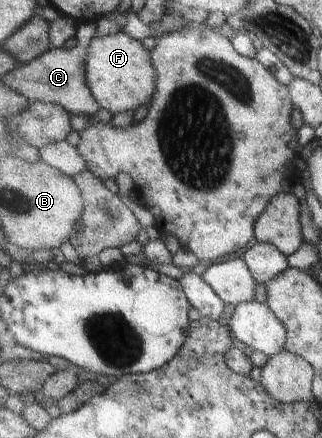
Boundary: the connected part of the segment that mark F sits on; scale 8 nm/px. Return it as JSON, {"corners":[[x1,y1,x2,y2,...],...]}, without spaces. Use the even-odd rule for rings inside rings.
{"corners":[[121,30,90,41,86,58,87,81,102,109,113,115,125,111,134,113,142,105,150,107,157,91,158,75,151,57,151,52,140,41,128,37]]}

